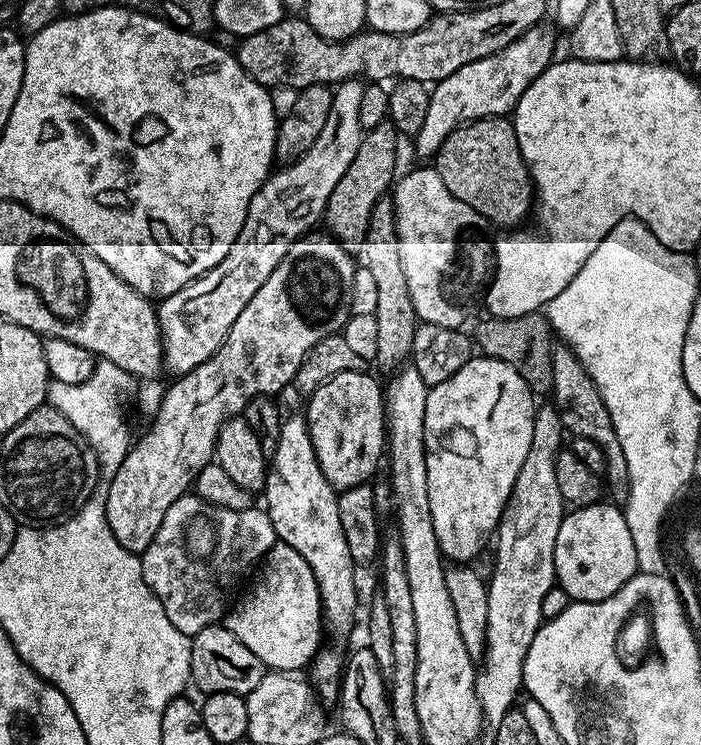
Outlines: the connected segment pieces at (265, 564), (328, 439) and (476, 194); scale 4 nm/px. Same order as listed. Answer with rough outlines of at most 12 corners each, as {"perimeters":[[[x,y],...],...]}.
{"perimeters":[[[294,546],[264,555],[222,621],[265,669],[322,647],[318,582]],[[371,371],[307,397],[308,433],[333,488],[367,484],[386,452]],[[483,116],[436,151],[446,190],[520,226],[534,185],[516,125]]]}

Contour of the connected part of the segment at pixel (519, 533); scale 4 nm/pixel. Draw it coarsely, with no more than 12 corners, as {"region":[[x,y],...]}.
{"region":[[555,407],[497,525],[476,674],[492,726],[521,695],[524,659],[557,585],[566,505]]}

